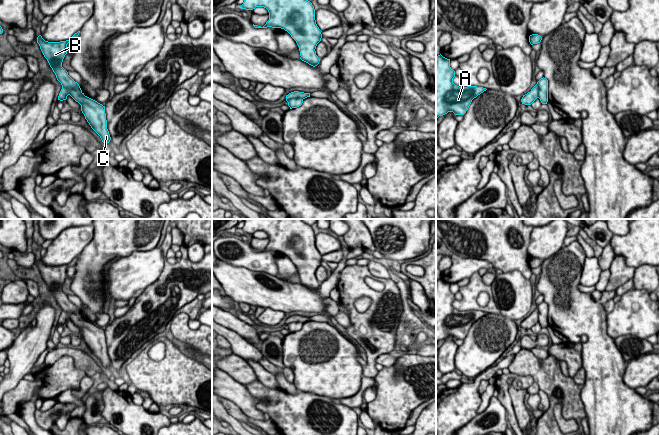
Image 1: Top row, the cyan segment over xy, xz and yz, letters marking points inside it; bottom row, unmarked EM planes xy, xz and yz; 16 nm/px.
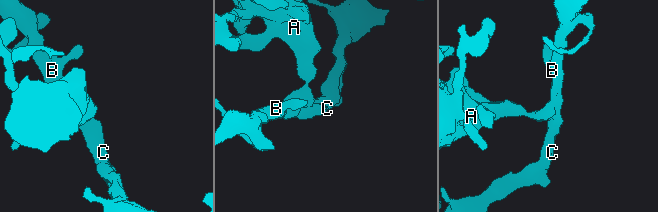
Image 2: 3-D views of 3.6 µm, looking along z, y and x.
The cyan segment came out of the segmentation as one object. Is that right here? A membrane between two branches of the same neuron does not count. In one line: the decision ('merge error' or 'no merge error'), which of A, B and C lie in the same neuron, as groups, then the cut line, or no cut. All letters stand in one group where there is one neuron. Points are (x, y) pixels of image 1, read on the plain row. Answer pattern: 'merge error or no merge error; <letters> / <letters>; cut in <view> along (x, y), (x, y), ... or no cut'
merge error; A / B C; cut in xz along (302, 322), (289, 322), (286, 324)

